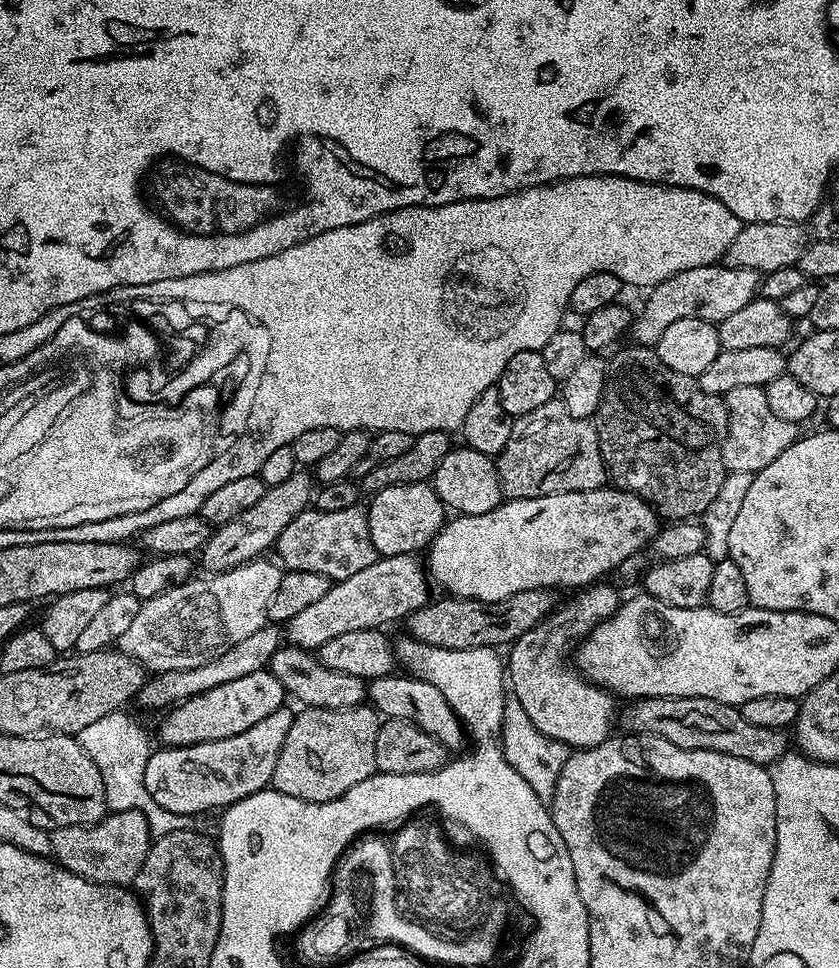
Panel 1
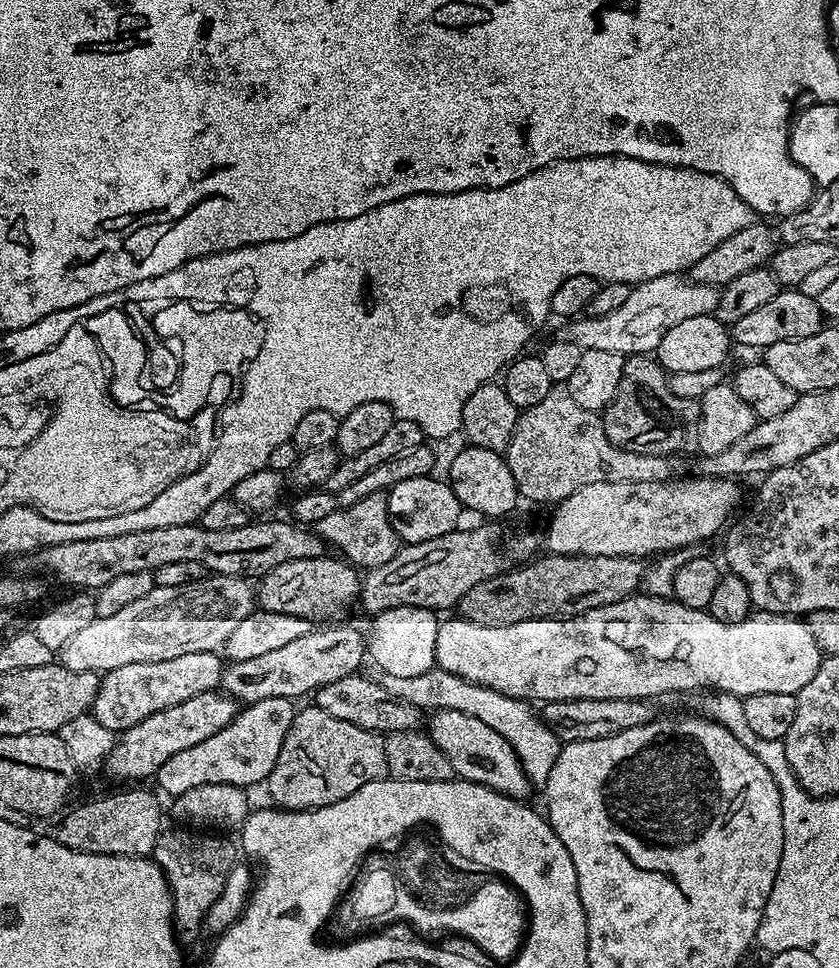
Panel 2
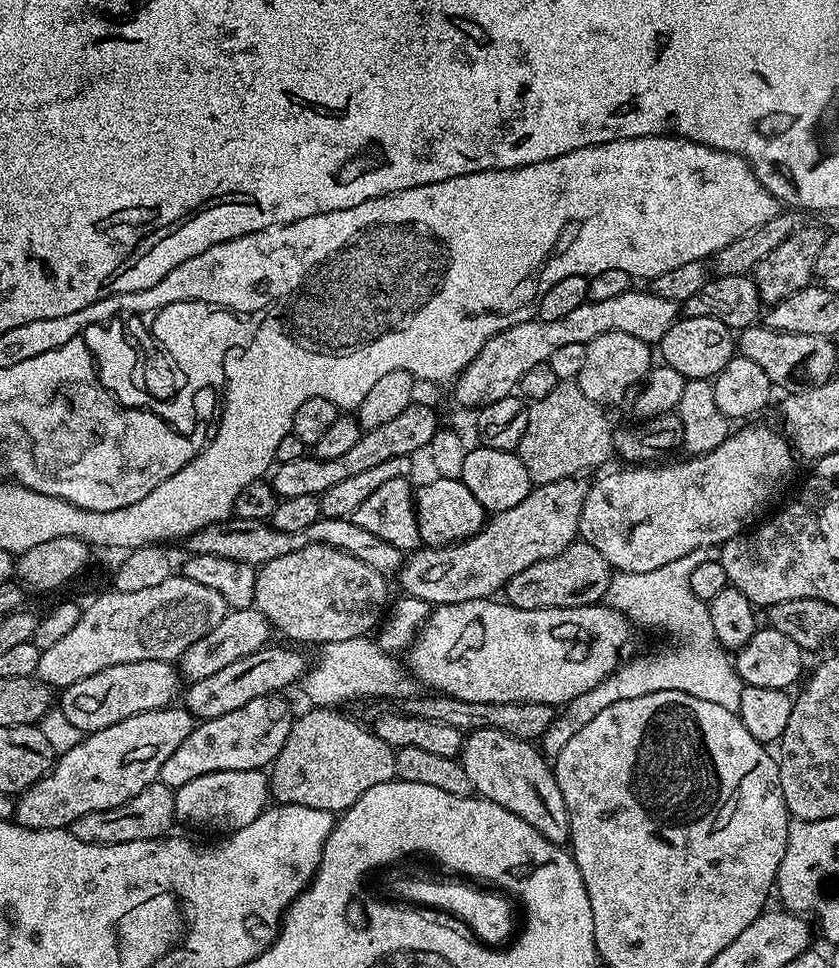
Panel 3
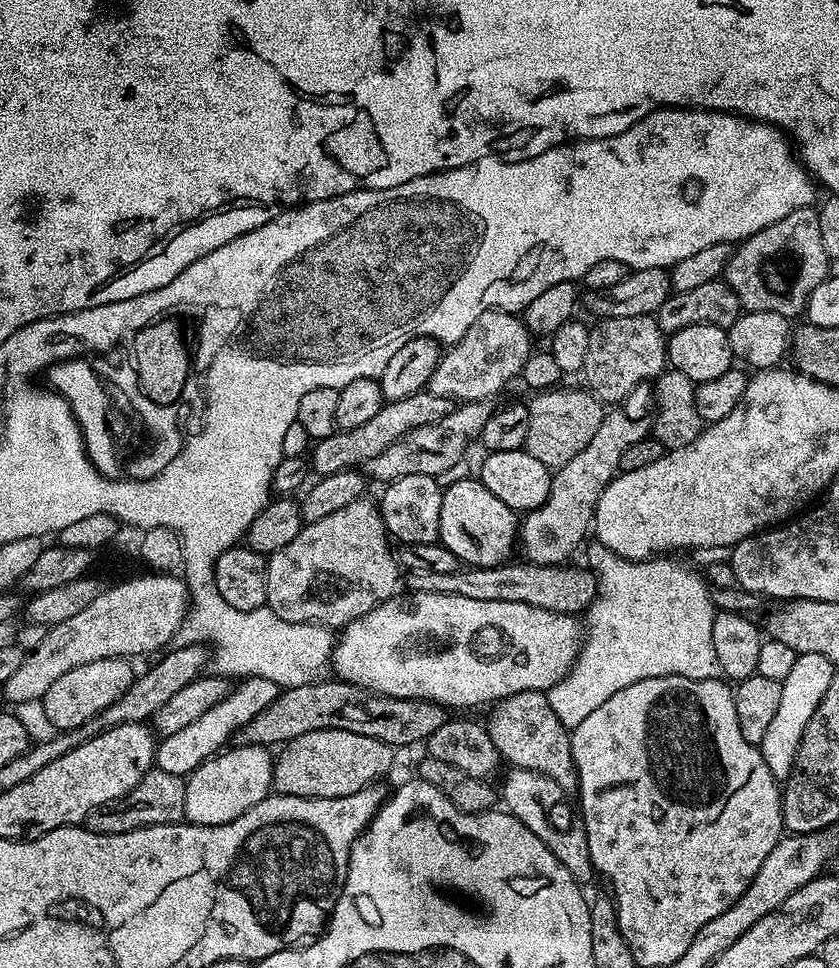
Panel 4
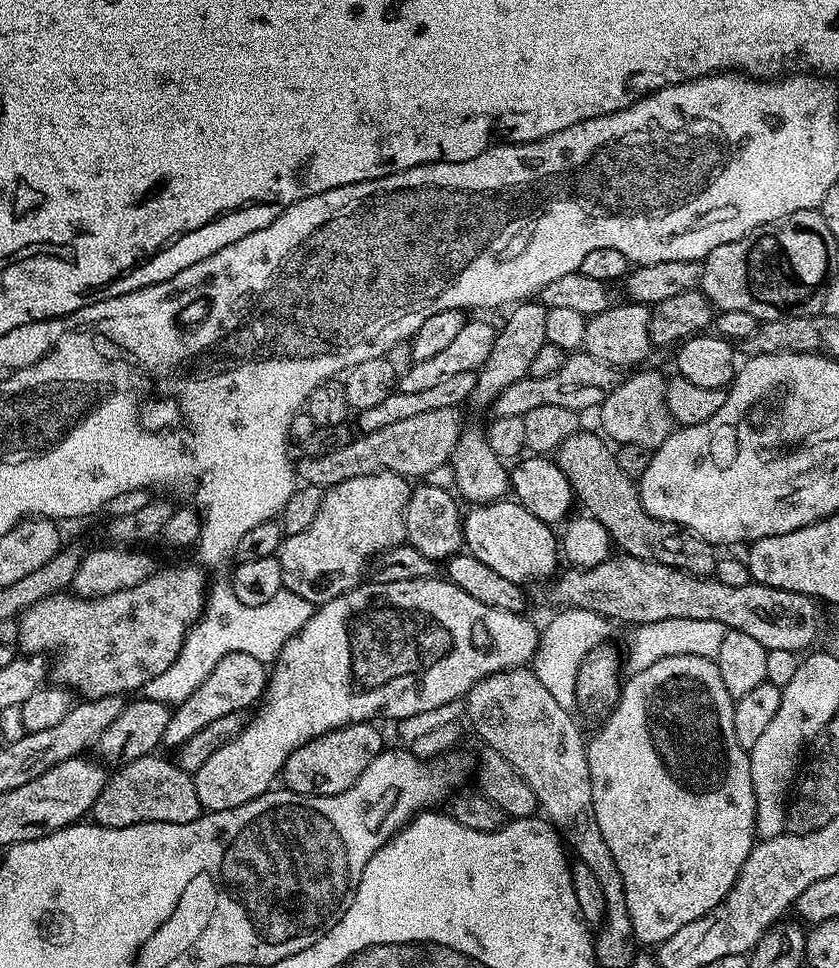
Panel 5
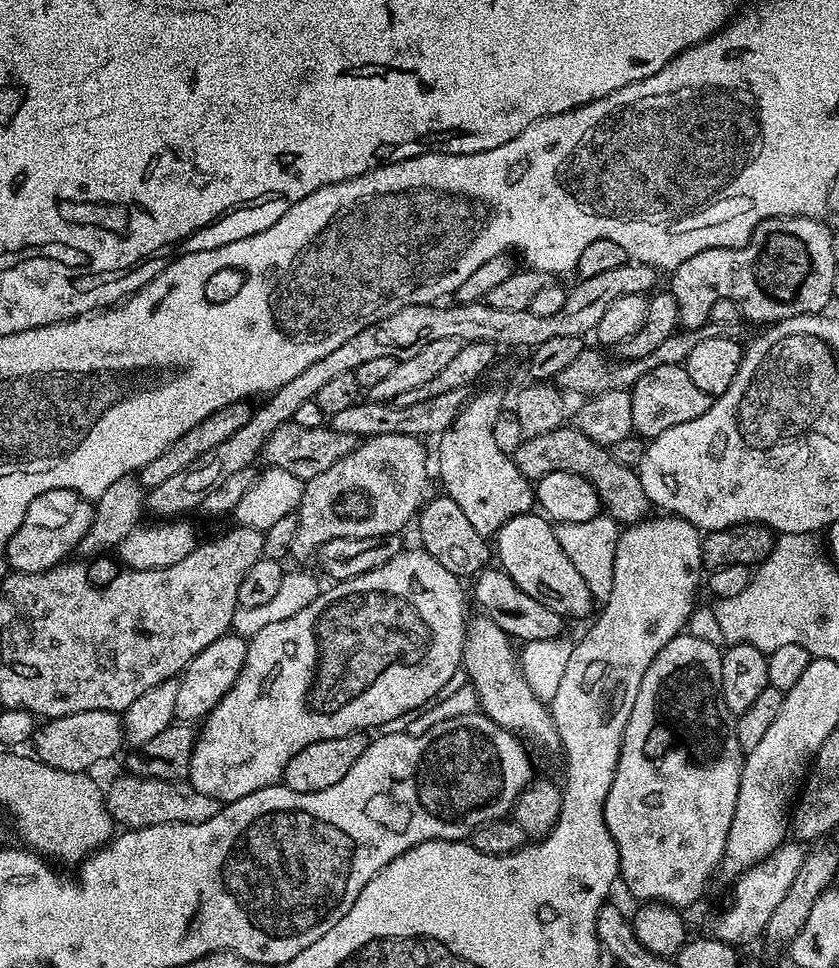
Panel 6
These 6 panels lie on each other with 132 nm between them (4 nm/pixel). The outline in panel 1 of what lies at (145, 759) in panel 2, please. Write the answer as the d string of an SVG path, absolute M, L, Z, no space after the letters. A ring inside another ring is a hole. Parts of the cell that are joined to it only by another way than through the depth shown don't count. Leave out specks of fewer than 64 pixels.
M268 668L254 674L245 674L235 682L226 682L184 700L167 709L164 721L160 724L160 744L169 748L194 746L202 742L218 742L222 738L234 738L234 734L243 734L250 726L262 722L262 718L274 714L274 710L285 707L286 693L282 682Z

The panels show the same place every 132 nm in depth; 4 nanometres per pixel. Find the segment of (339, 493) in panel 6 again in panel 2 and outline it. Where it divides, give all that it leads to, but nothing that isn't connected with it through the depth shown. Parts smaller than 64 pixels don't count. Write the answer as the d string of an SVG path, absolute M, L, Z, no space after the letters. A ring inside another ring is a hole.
M331 555L302 558L294 562L282 562L282 566L274 566L274 570L270 570L259 581L259 607L274 614L294 614L294 618L309 622L335 621L339 612L344 612L351 604L357 603L362 576L347 560Z

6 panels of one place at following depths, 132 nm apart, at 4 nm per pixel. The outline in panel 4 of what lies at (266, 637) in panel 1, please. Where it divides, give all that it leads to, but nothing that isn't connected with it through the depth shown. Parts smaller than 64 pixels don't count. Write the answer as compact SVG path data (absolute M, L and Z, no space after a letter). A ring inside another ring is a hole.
M106 658L98 662L86 662L86 666L74 666L74 670L62 674L46 690L43 701L46 715L50 718L54 727L60 732L75 732L86 722L105 712L126 690L130 690L134 679L134 671L127 659Z

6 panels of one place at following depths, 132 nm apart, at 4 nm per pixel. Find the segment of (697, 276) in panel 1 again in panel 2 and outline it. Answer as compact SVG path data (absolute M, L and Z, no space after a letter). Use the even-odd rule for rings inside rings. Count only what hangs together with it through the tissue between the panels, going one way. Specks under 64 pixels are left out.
M687 275L650 278L633 287L630 298L610 314L602 318L584 316L573 319L558 332L559 339L574 342L584 350L610 350L625 358L655 353L658 342L673 326L685 318L713 315L720 301L720 289L689 280Z

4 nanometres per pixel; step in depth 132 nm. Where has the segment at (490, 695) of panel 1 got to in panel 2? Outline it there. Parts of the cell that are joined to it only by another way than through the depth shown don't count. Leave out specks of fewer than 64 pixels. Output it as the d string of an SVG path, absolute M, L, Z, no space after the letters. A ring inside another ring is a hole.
M398 606L394 610L382 610L371 617L372 629L366 632L366 656L373 660L384 676L414 678L414 674L426 674L436 664L436 639L440 624L432 621L433 609L418 606Z

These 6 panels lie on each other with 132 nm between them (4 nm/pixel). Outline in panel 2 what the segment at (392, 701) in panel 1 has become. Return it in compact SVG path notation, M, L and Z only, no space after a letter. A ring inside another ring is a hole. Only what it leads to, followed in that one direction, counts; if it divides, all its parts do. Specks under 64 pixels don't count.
M438 710L427 717L426 731L434 746L438 746L442 754L450 758L450 766L454 766L459 779L481 784L521 802L527 801L527 796L534 792L518 754L514 754L514 746L510 746L510 742L506 742L498 730L486 726L486 722L479 718L462 714L462 710Z

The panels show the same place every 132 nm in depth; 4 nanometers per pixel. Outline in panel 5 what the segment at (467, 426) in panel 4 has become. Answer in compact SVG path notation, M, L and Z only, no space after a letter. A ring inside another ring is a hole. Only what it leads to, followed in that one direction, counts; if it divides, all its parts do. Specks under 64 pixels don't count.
M577 350L565 355L562 370L554 370L554 374L548 375L547 378L527 375L518 382L513 382L511 386L506 386L506 390L498 394L494 412L496 416L514 418L524 417L538 406L566 406L566 410L577 414L583 413L583 408L596 410L621 379L621 373L617 369L611 368L606 362L598 362L598 358L594 358L589 352ZM460 408L430 410L426 414L414 414L414 418L382 426L382 430L357 435L357 440L356 437L349 439L348 444L338 446L338 450L304 458L298 467L299 479L327 490L338 482L346 482L346 478L372 476L376 472L393 472L409 478L431 477L428 476L431 472L438 471L443 464L445 467L452 459L452 451L466 424L460 414Z

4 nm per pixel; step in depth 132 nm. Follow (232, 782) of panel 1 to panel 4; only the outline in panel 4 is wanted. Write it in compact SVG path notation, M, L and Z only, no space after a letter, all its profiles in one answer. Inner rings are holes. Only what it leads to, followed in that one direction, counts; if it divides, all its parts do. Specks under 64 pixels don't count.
M249 676L241 679L237 684L240 685L237 688L235 685L229 691L228 696L222 698L222 702L218 702L218 706L214 706L214 710L206 710L206 714L202 714L202 718L190 722L190 726L178 730L178 734L163 737L157 743L155 767L166 770L166 774L187 777L188 773L196 769L198 765L206 763L207 760L217 755L235 737L239 728L246 726L246 722L250 722L250 718L262 714L262 710L266 710L266 706L270 706L270 702L274 702L274 698L279 696L282 691L277 684L270 682L270 678Z

